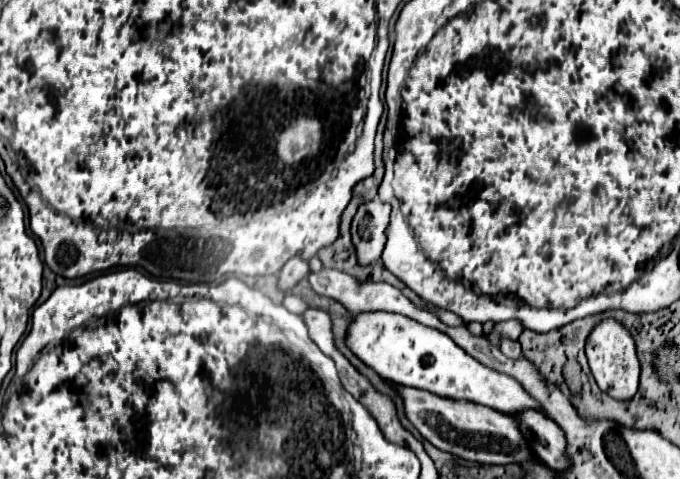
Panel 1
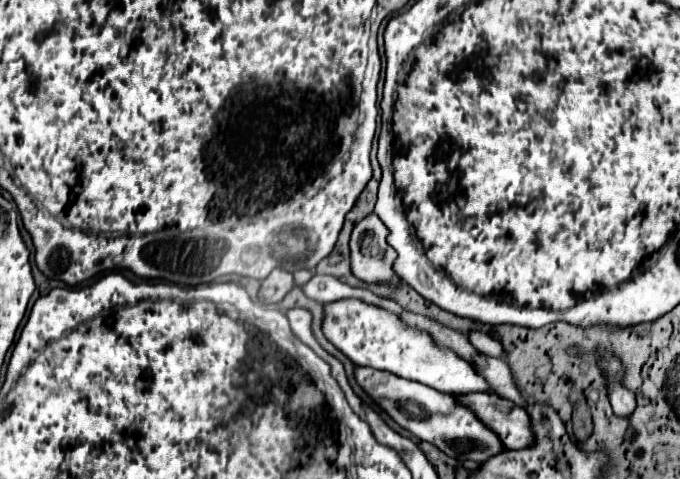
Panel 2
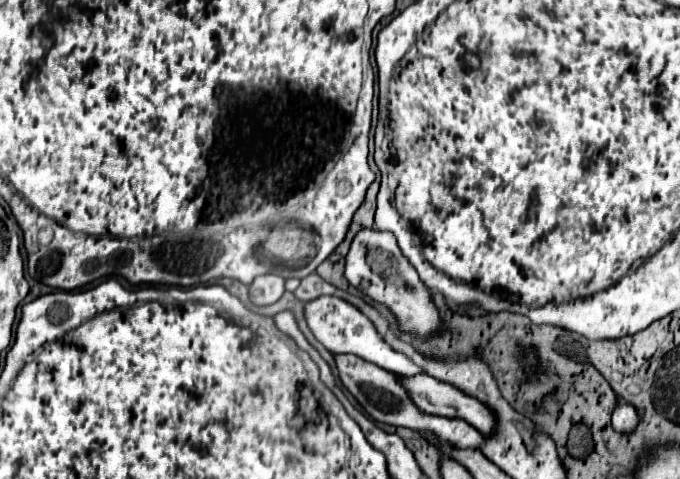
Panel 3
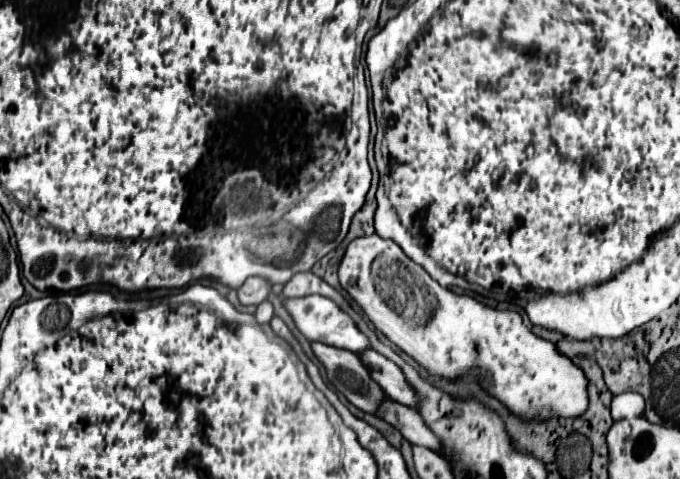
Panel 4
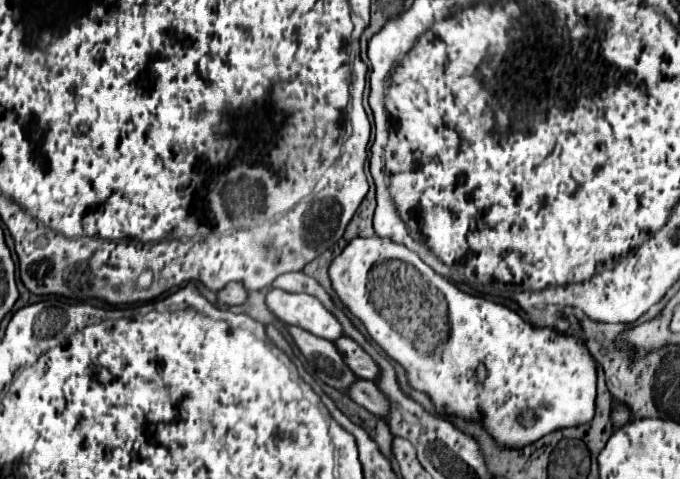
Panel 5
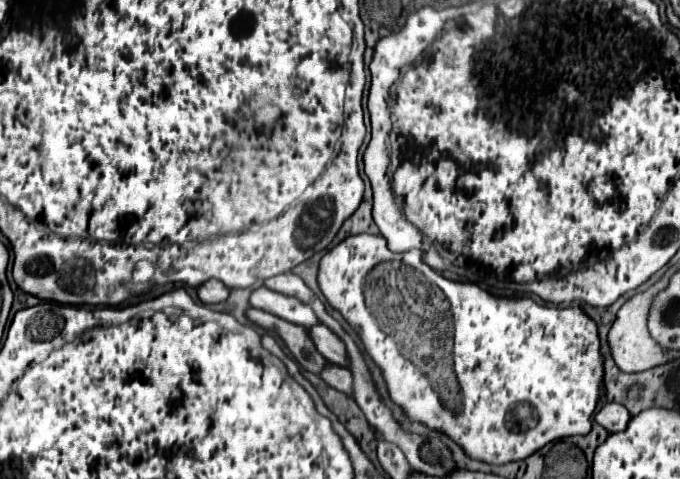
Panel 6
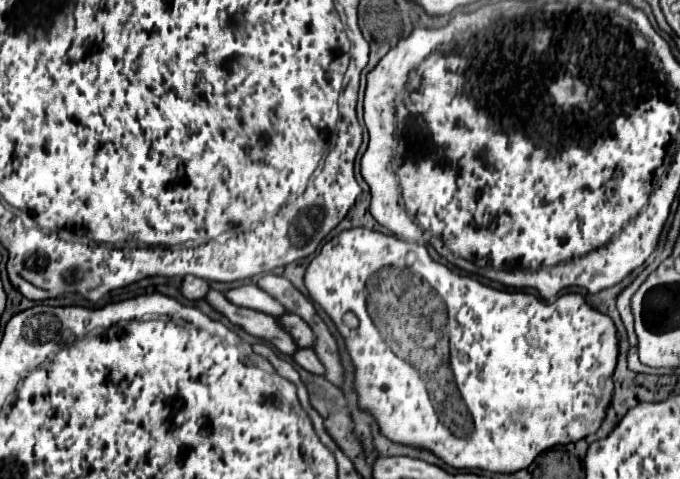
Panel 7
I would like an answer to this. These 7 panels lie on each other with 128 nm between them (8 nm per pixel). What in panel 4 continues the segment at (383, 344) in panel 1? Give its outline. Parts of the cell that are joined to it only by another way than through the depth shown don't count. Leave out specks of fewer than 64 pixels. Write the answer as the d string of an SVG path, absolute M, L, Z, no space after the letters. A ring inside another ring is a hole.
M304 296L304 298L282 298L282 306L286 308L286 312L292 316L296 328L308 338L308 340L318 340L324 344L332 344L350 352L362 352L364 348L370 348L368 338L364 338L364 334L360 334L360 330L356 328L356 324L352 324L352 320L346 316L346 312L342 312L340 308L336 308L336 304L332 304L332 300L324 298L324 296Z

